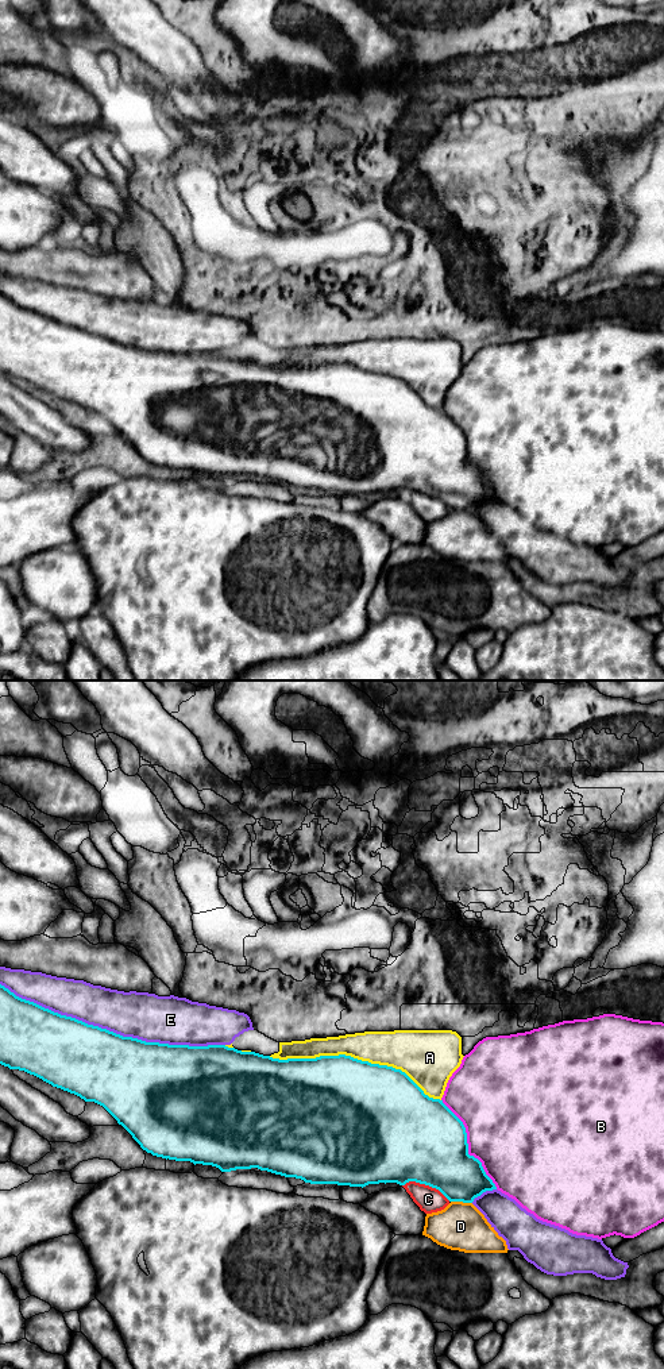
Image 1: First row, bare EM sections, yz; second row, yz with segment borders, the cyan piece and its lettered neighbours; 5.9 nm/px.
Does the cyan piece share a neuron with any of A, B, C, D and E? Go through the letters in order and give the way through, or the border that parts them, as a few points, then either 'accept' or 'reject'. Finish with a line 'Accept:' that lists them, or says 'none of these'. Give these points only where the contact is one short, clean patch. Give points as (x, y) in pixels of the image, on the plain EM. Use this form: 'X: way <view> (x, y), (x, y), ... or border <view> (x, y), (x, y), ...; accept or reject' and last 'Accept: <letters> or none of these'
A: reject
B: reject
C: reject
D: reject
E: reject
Accept: none of these

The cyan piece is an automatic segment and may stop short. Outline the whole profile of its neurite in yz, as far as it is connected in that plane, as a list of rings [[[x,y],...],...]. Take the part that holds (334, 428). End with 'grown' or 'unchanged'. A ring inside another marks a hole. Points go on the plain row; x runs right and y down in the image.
[[[0,293],[0,373],[9,378],[24,379],[53,396],[80,405],[85,410],[94,410],[103,414],[132,444],[143,459],[166,468],[190,470],[194,474],[212,474],[221,481],[258,477],[285,486],[301,487],[310,493],[337,493],[363,497],[368,493],[397,491],[405,494],[409,490],[416,490],[439,498],[449,510],[463,512],[472,512],[483,501],[497,498],[493,489],[486,483],[482,471],[468,463],[467,441],[463,431],[443,409],[425,404],[401,378],[371,373],[351,365],[339,363],[279,369],[255,360],[242,360],[225,354],[189,355],[146,351],[61,324],[16,305]]]; unchanged

